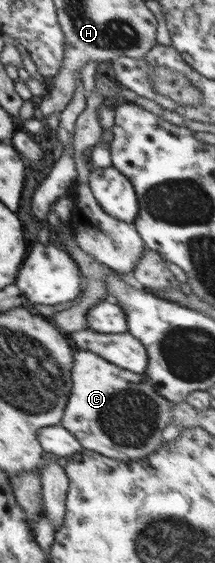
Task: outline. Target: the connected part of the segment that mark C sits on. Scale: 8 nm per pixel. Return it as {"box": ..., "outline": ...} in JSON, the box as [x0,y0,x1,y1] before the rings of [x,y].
{"box":[61,348,176,461],"outline":[[[78,348],[73,356],[71,381],[73,384],[61,426],[72,433],[86,451],[96,452],[114,460],[140,461],[156,452],[157,447],[164,443],[162,432],[172,422],[171,412],[176,404],[156,393],[145,373],[130,372],[89,350]]]}

